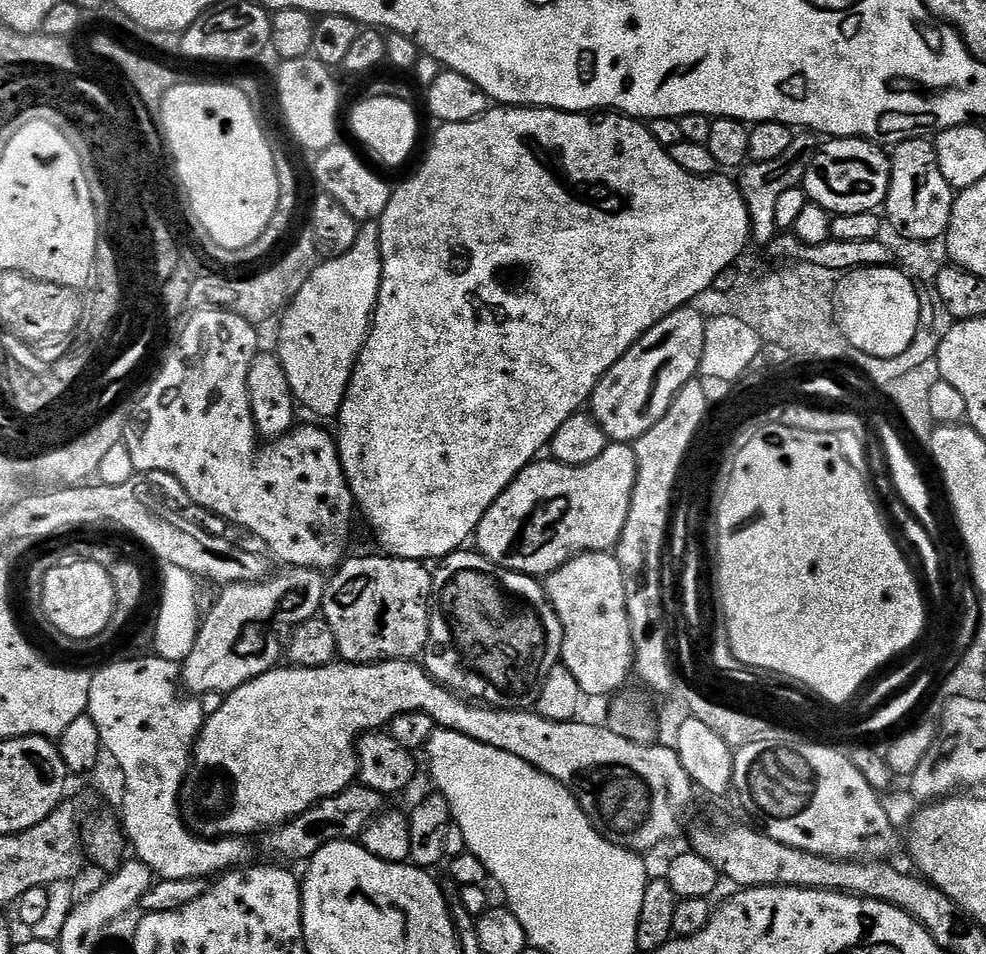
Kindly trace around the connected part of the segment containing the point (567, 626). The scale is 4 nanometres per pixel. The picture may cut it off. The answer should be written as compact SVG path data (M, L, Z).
M584 552L545 579L546 594L562 628L560 662L575 678L581 695L598 698L617 693L631 675L634 646L627 614L623 570L610 552Z

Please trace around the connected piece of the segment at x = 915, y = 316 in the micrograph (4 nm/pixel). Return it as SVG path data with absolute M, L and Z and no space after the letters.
M861 266L843 273L836 281L836 290L832 297L832 315L837 328L842 330L852 349L857 348L864 354L886 360L905 353L915 340L915 335L922 331L922 296L916 293L915 287L917 288L917 285L912 276L896 266Z

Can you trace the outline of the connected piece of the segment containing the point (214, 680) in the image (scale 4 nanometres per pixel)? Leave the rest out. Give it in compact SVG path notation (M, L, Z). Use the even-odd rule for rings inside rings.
M287 567L282 572L271 575L267 580L256 584L230 584L221 589L222 594L213 604L210 612L203 617L199 625L199 631L195 646L181 665L181 683L187 693L194 696L203 696L206 692L220 692L227 694L245 685L255 677L260 677L263 672L273 667L275 654L270 650L261 650L266 640L260 636L262 627L270 623L288 604L289 627L295 628L319 615L323 607L326 591L326 578L321 571L309 568Z

